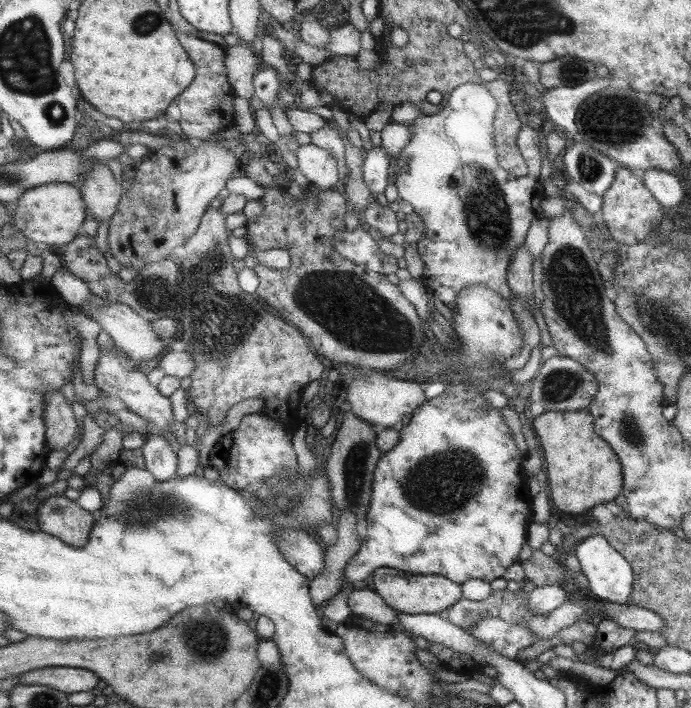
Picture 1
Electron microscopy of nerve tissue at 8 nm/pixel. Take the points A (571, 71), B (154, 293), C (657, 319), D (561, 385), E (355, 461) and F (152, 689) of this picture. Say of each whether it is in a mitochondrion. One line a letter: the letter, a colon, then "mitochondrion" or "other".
A: mitochondrion
B: mitochondrion
C: mitochondrion
D: mitochondrion
E: mitochondrion
F: other

